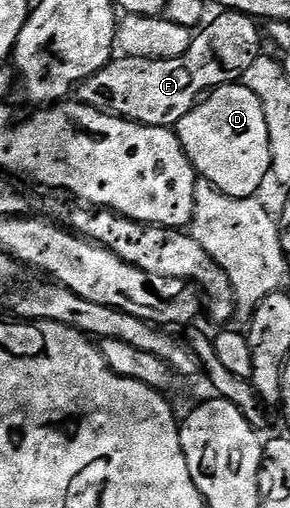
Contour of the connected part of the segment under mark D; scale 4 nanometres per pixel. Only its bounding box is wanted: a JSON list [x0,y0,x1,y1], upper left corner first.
[176,82,272,198]

